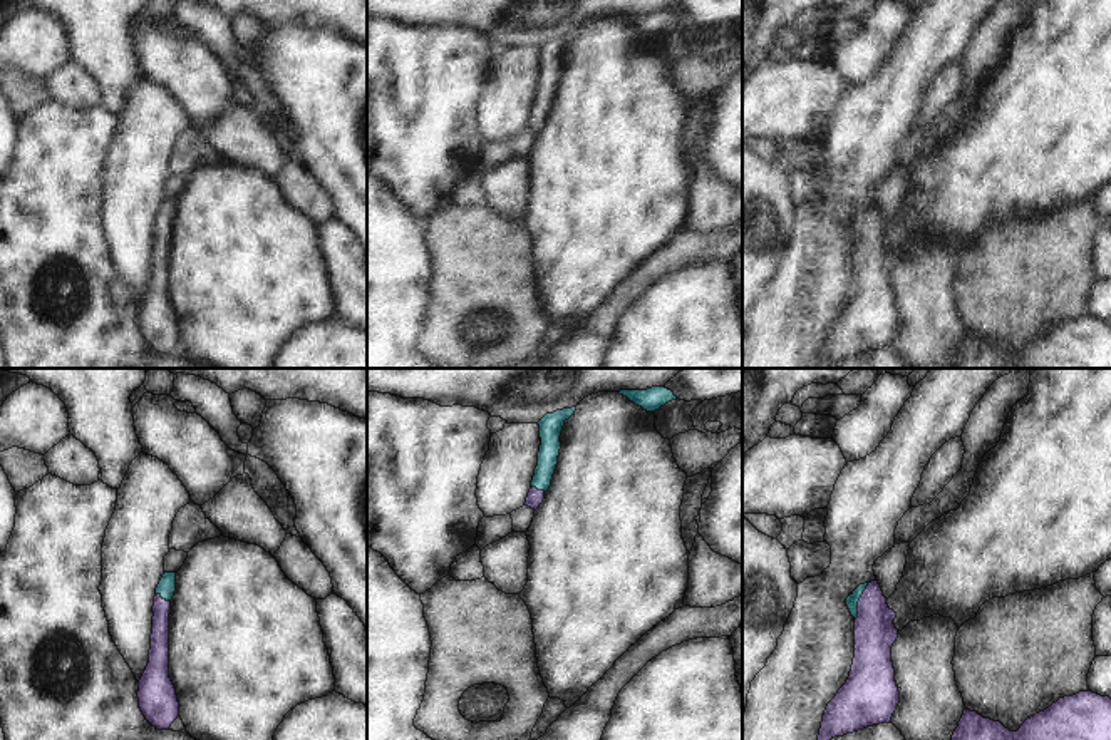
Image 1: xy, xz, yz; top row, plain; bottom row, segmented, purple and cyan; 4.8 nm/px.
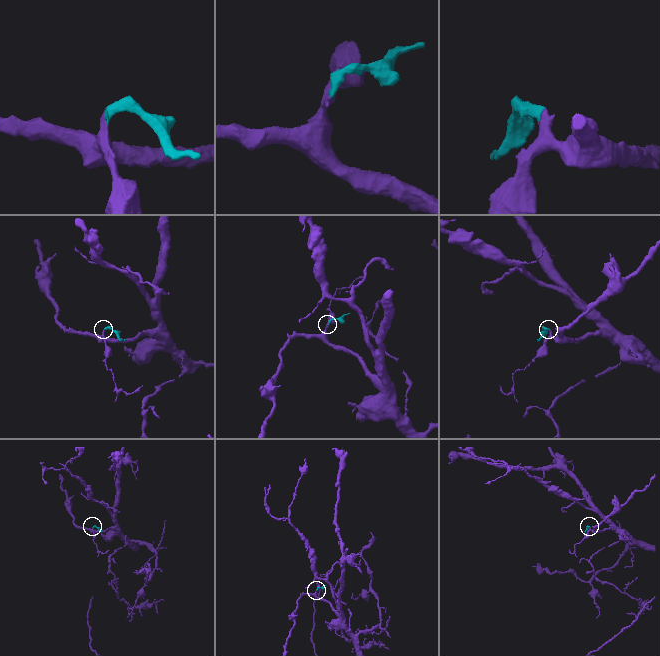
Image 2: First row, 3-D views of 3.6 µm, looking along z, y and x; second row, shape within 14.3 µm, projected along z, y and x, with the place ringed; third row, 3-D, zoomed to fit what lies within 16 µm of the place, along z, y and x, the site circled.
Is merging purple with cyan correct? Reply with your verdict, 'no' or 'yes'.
yes

